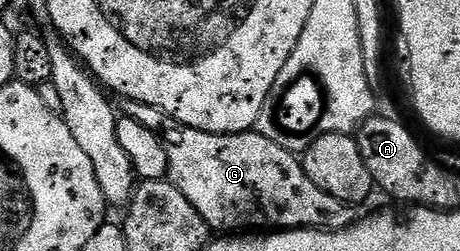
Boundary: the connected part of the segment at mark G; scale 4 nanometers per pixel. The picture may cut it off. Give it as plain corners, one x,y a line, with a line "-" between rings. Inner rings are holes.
131,99
125,100
121,105
123,107
120,107
120,111
125,118
140,121
144,129
152,129
152,133
158,135
168,157
168,182
180,189
184,197
188,197
192,209
196,209
196,213
204,217
211,232
246,233
254,229
250,227
266,227
262,229
273,229
275,232
297,231
300,227
312,227
316,231
339,231
356,222
355,208
351,204
324,193
324,189
320,189
312,181
312,177
308,177
301,158
295,152
276,145
276,141
268,141
268,137
258,134
257,130
241,131
235,135
217,135
192,129
152,105

